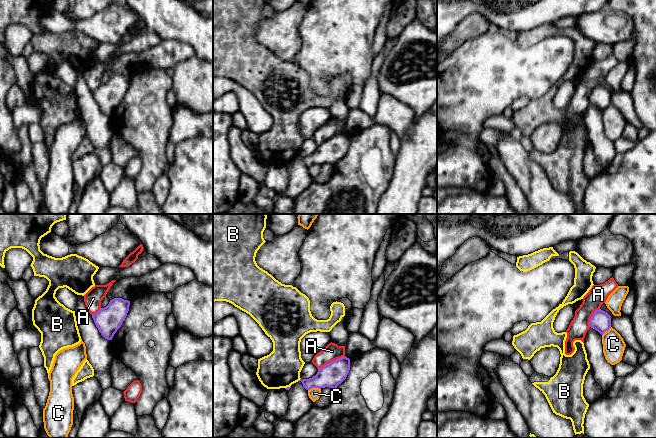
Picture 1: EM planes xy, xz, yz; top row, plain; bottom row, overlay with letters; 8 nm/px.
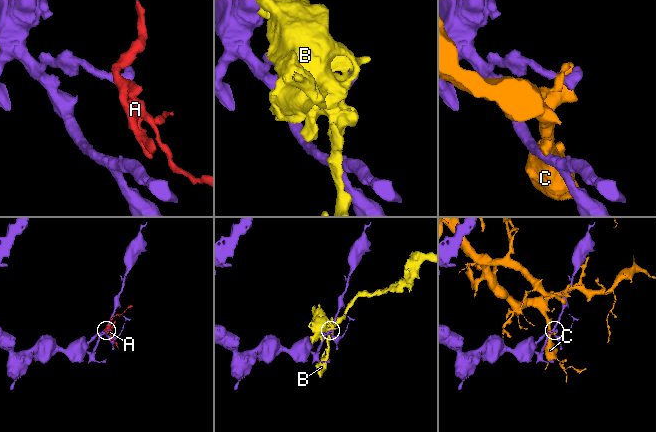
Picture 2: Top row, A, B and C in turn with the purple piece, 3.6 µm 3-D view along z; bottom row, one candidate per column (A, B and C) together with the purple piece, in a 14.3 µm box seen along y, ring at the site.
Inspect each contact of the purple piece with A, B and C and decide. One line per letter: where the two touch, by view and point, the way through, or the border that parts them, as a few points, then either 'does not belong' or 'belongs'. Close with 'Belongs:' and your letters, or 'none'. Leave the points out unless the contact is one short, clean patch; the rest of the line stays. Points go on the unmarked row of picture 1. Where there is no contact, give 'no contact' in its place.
A: meets purple in xz at (332, 137); does not belong
B: meets purple in xz at (287, 163); does not belong
C: meets purple in xz at (314, 163); does not belong
Belongs: none

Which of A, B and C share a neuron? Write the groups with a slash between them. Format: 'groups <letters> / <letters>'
groups A / B / C

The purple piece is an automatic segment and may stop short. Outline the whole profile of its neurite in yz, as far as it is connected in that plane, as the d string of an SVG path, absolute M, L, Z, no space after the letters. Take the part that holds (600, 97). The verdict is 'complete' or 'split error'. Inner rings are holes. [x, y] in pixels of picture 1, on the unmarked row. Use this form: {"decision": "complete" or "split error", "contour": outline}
{"decision": "complete", "contour": "M601 85L596 86L592 91L589 100L591 104L603 111L611 104L611 92Z"}

